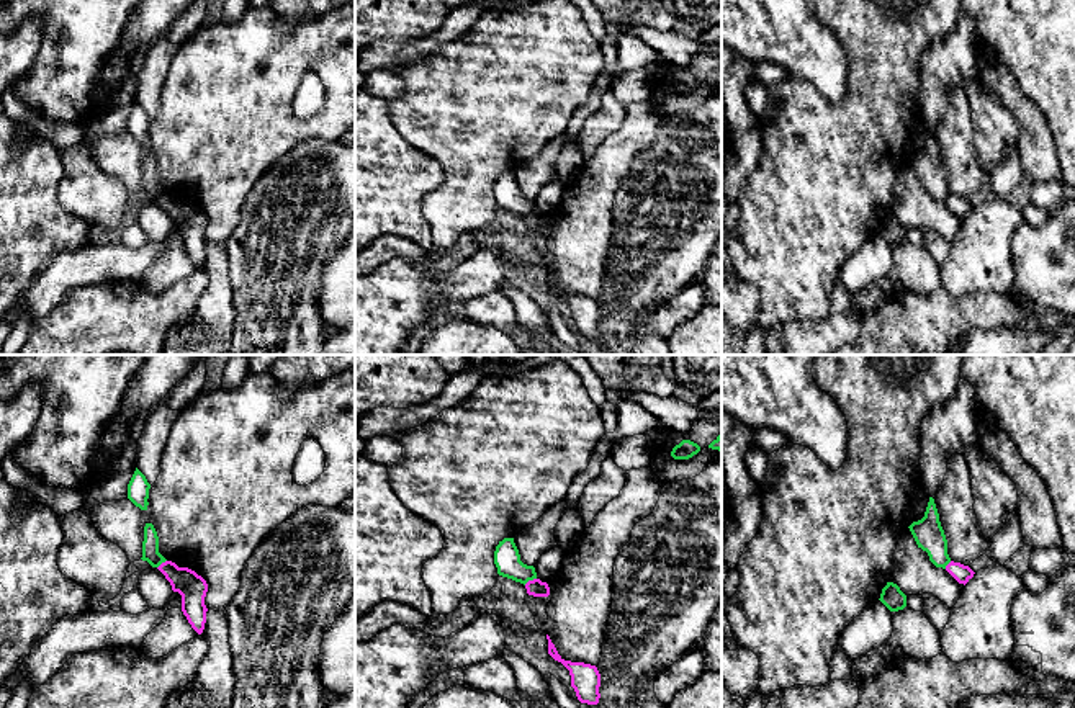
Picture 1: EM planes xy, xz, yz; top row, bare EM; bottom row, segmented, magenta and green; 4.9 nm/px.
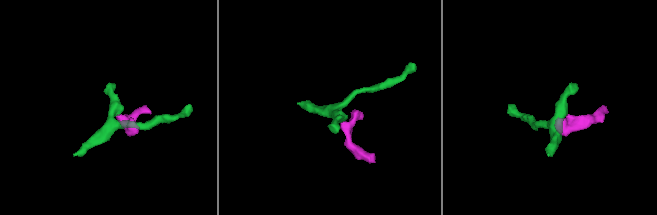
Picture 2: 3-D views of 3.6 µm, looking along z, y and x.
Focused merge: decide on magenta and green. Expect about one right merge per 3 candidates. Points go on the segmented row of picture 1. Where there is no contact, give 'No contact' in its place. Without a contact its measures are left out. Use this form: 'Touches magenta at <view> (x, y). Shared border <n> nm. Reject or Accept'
Touches magenta at xz (529, 581). Shared border 70 nm. Reject

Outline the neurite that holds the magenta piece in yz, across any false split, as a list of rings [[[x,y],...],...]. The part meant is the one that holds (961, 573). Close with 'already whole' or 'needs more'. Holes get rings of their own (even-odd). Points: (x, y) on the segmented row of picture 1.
[[[951,561],[946,566],[946,571],[959,582],[959,584],[967,584],[974,577],[974,571],[969,566],[964,566],[960,562]]] | already whole

